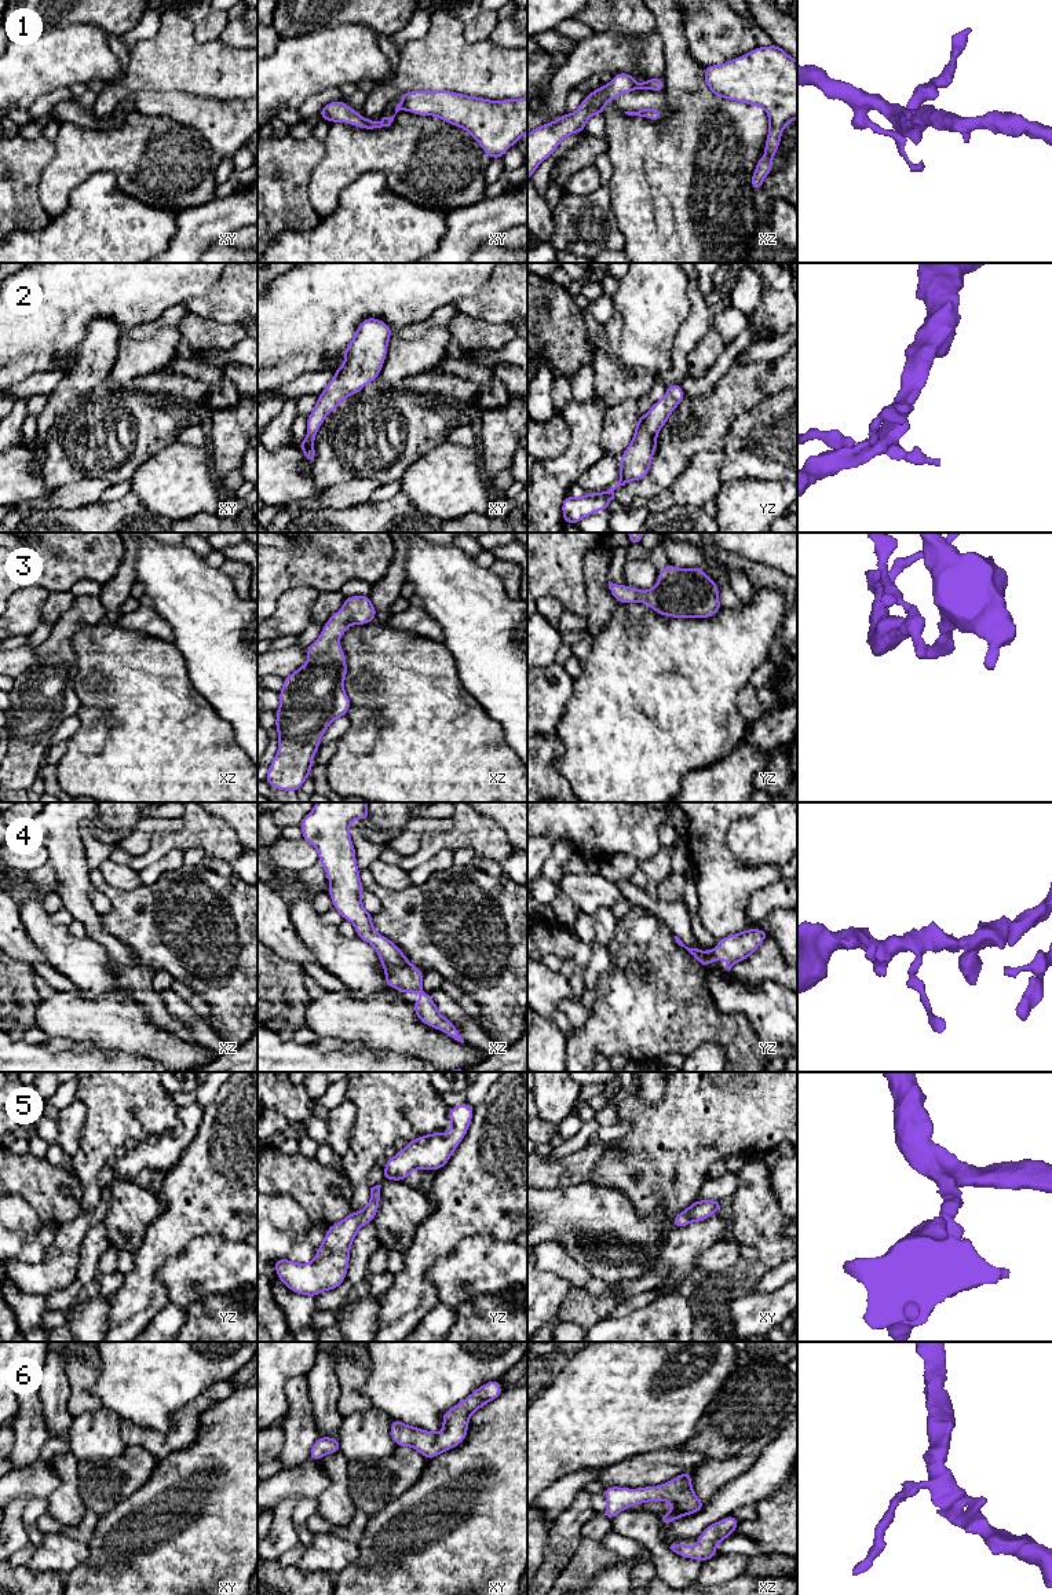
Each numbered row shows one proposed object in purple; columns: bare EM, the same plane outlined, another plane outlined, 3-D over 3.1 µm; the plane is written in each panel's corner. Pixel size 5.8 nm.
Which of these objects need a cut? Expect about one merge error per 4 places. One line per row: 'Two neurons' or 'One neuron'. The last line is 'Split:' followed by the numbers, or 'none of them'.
1: One neuron
2: One neuron
3: One neuron
4: One neuron
5: One neuron
6: One neuron
Split: none of them

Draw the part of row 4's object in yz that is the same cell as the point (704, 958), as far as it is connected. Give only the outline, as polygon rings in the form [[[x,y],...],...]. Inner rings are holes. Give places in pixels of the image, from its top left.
[[[746,929],[745,932],[726,936],[717,941],[715,950],[708,948],[706,952],[686,947],[677,936],[675,936],[675,940],[705,967],[711,962],[719,962],[719,959],[724,956],[726,969],[730,972],[737,962],[749,958],[768,936],[770,934],[761,929]]]

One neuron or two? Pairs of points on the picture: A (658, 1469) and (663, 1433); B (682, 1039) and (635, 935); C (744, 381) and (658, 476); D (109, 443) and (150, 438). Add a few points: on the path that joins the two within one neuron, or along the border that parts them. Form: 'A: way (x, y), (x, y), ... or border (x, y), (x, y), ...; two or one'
A: border (683, 1445), (640, 1452), (629, 1458); two
B: way (671, 1013), (654, 997), (654, 987), (646, 961); one
C: way (722, 406), (708, 420), (704, 436), (683, 452); one
D: way (119, 439), (141, 438); one

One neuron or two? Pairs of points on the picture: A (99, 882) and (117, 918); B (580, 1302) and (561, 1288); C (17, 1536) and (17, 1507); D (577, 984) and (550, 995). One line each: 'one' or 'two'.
A: one
B: two
C: one
D: two

